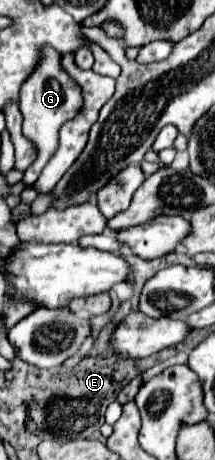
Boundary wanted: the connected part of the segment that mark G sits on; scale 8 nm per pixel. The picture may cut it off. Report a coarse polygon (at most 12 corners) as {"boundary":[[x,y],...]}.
{"boundary":[[42,60],[20,90],[22,134],[36,160],[30,186],[58,150],[58,130],[82,110],[82,88],[60,70]]}

